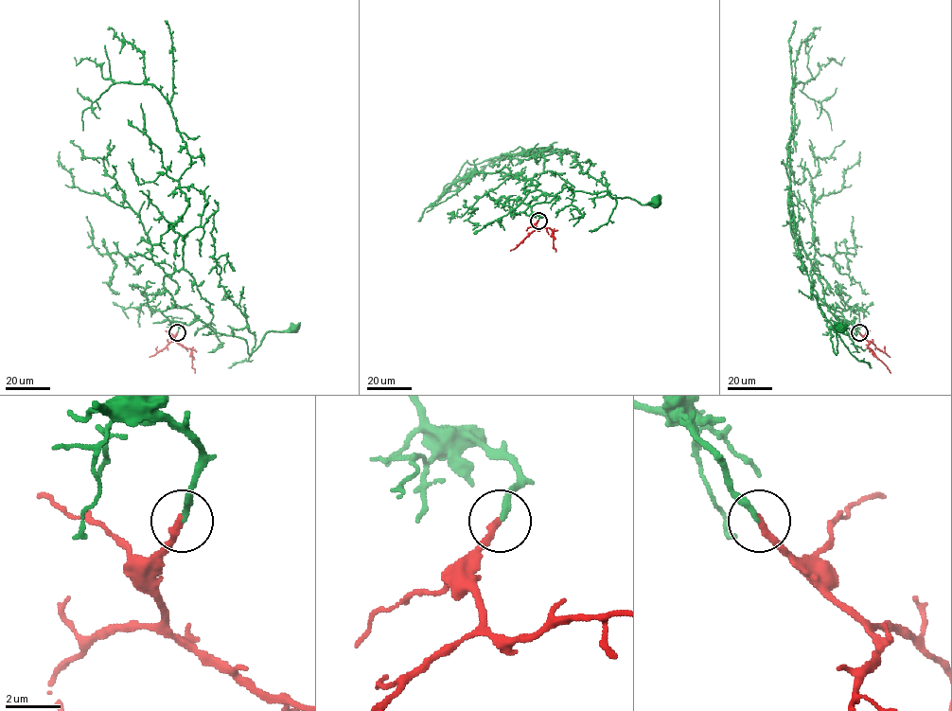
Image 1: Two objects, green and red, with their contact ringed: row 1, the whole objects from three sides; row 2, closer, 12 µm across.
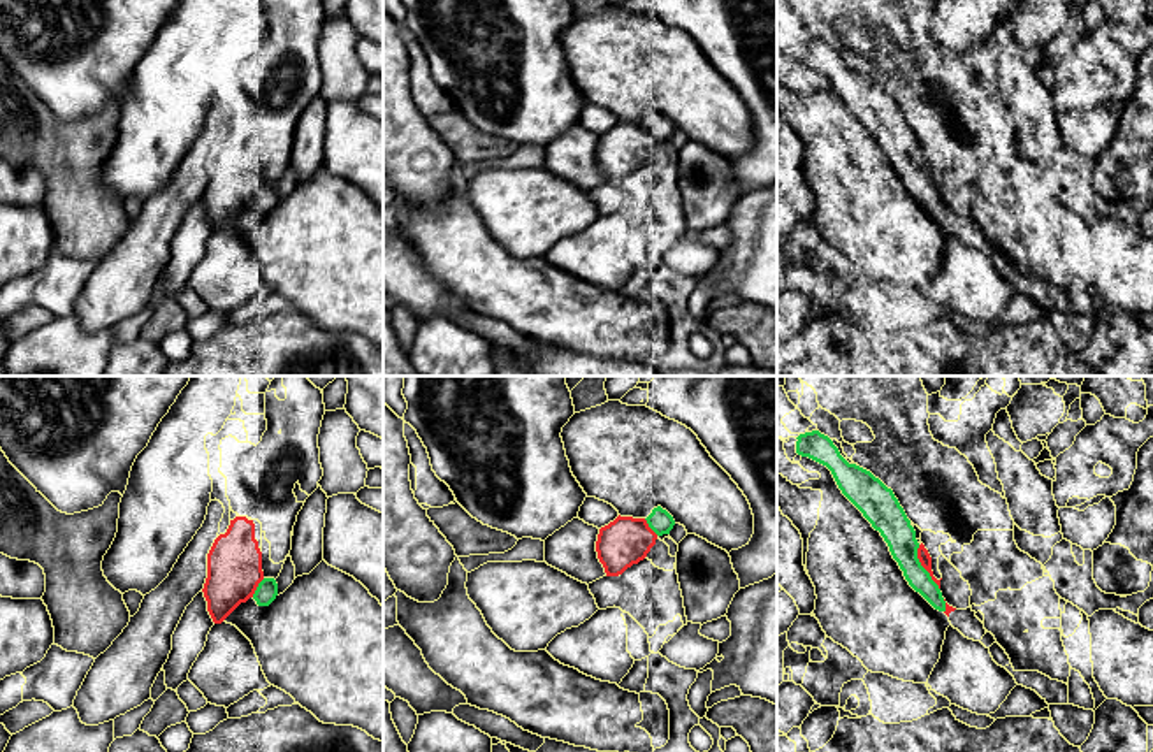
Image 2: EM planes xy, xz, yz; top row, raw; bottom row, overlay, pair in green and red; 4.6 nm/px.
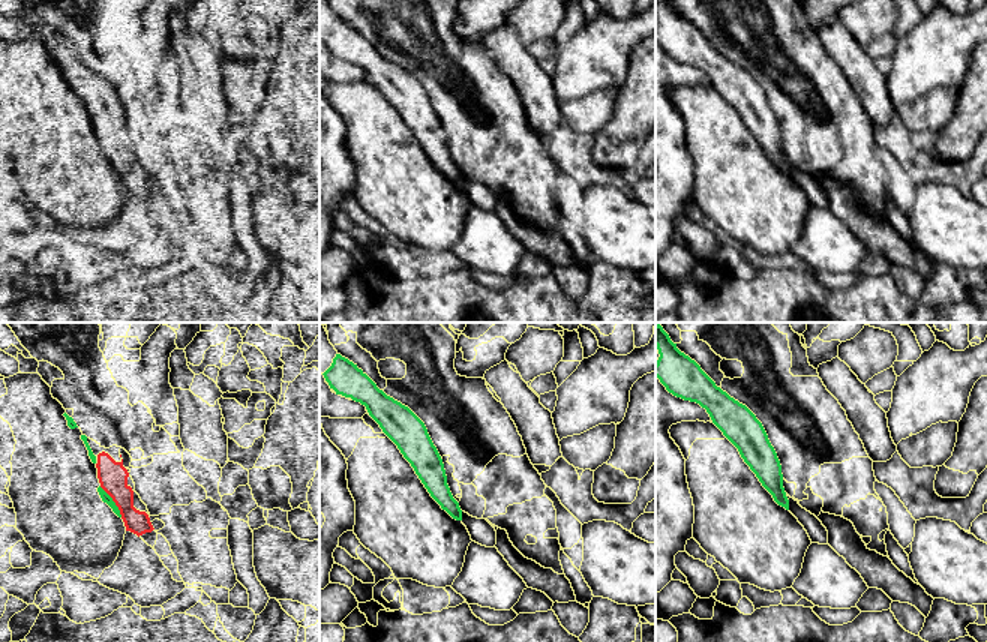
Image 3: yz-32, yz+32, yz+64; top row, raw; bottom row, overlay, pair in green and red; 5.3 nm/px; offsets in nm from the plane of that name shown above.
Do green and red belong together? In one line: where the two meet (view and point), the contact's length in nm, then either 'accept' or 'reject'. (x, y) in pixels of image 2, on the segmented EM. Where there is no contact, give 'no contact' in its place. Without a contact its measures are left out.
yz (923, 568) | 220 nm | accept

